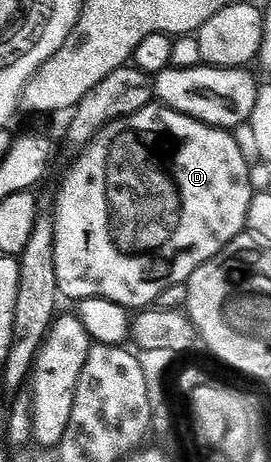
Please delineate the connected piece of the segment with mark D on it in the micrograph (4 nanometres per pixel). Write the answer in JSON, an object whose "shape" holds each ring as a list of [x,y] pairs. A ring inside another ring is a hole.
{"shape":[[[153,104],[134,112],[129,118],[107,126],[99,138],[91,143],[85,154],[73,168],[64,188],[60,192],[54,208],[56,215],[56,239],[54,240],[54,268],[58,272],[58,288],[65,299],[73,298],[105,298],[114,304],[139,312],[151,307],[164,290],[172,290],[175,286],[183,287],[188,277],[202,264],[206,264],[214,256],[221,254],[235,238],[245,233],[250,212],[250,200],[254,193],[250,184],[250,163],[242,156],[242,148],[238,148],[235,137],[227,129],[219,126],[207,126],[205,122],[194,120],[177,110],[163,104]]]}

